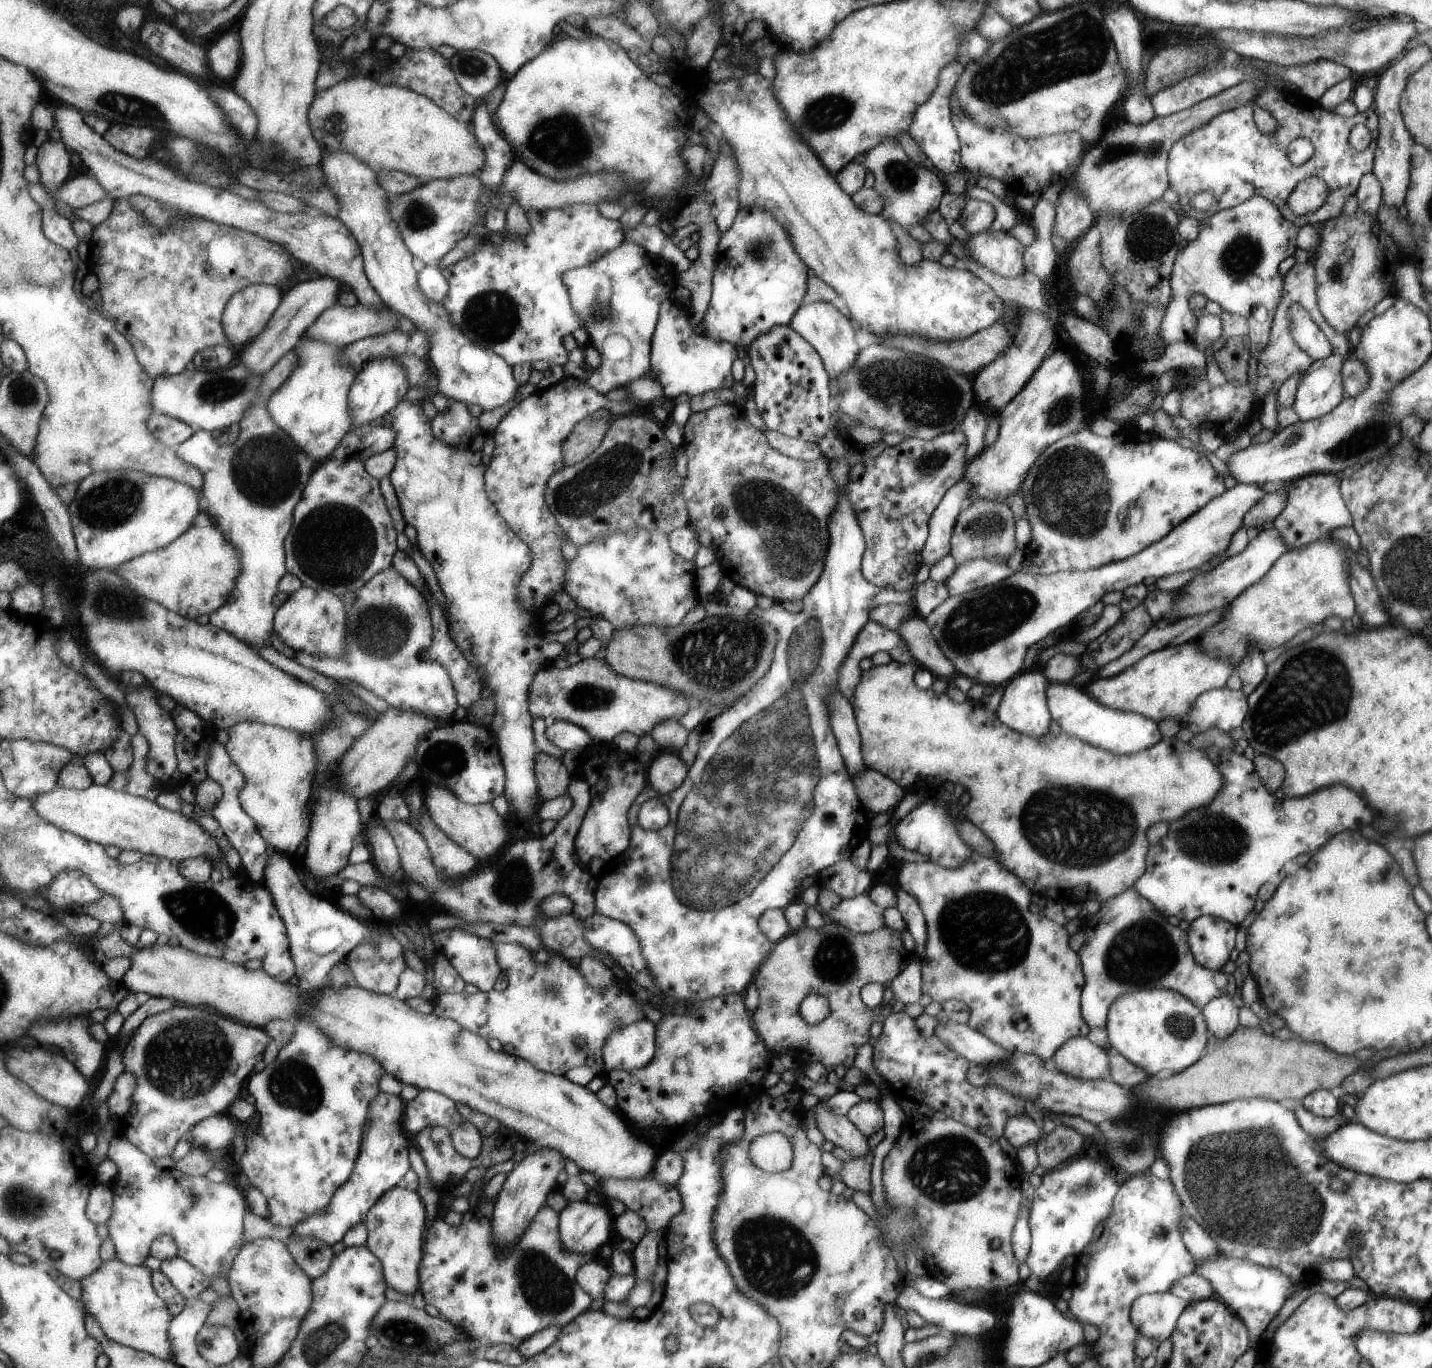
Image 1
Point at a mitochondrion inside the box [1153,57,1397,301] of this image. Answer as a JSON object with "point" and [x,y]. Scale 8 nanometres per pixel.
{"point":[1241,257]}

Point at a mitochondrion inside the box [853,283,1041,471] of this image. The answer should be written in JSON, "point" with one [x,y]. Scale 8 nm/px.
{"point":[881,379]}

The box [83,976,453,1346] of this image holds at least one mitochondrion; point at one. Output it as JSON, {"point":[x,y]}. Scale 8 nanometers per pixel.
{"point":[176,1057]}

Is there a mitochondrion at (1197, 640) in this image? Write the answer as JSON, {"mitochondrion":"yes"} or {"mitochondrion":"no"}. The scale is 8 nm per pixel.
{"mitochondrion":"no"}

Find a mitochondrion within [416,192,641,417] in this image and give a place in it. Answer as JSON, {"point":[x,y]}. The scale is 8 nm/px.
{"point":[491,315]}

